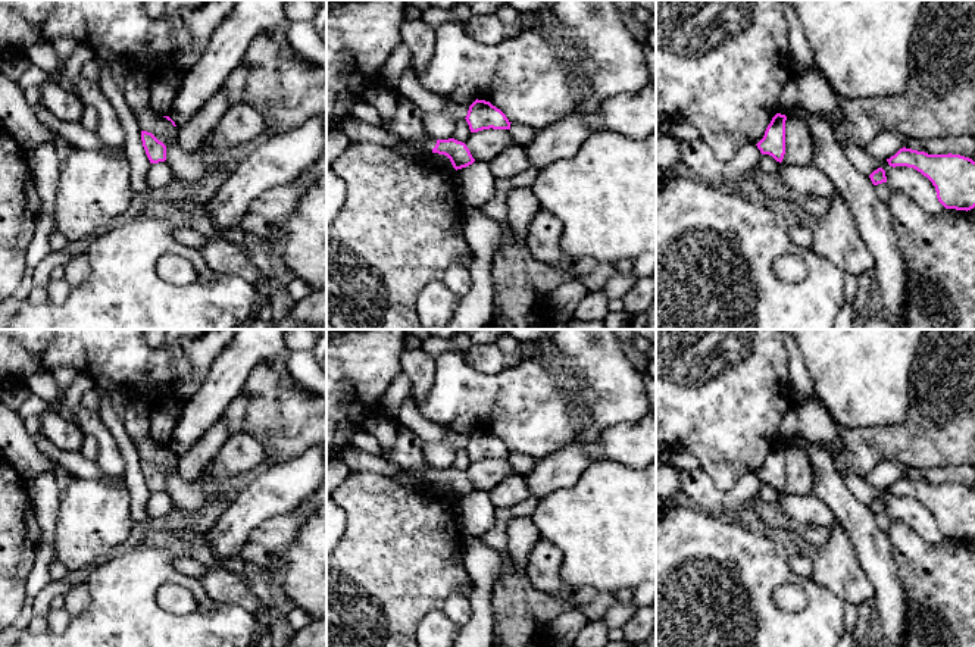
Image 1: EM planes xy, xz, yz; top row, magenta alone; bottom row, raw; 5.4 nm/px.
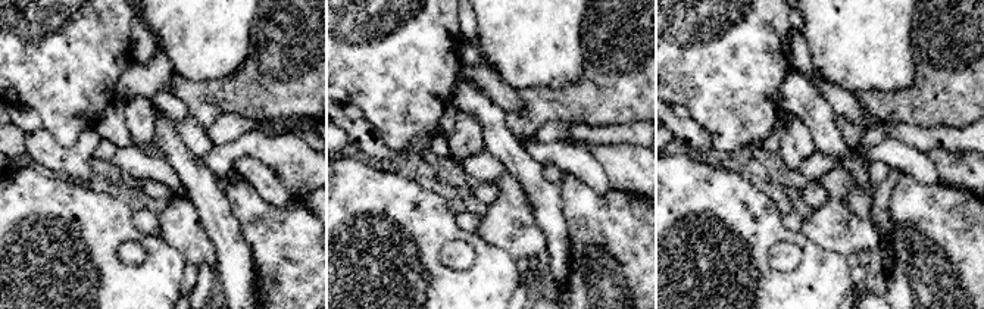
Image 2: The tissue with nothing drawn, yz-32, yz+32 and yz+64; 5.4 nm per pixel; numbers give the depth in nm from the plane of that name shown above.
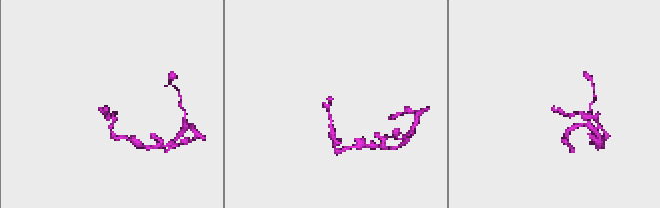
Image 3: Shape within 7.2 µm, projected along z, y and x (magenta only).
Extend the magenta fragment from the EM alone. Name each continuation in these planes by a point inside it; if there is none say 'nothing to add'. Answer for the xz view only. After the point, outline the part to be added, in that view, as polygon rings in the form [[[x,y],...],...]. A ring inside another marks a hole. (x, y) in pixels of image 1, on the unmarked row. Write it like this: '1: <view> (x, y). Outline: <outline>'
1: xz (428, 472). Outline: [[[426,465],[424,468],[419,469],[419,472],[428,479],[428,481],[432,481],[432,478],[435,476],[437,473],[437,469]]]

